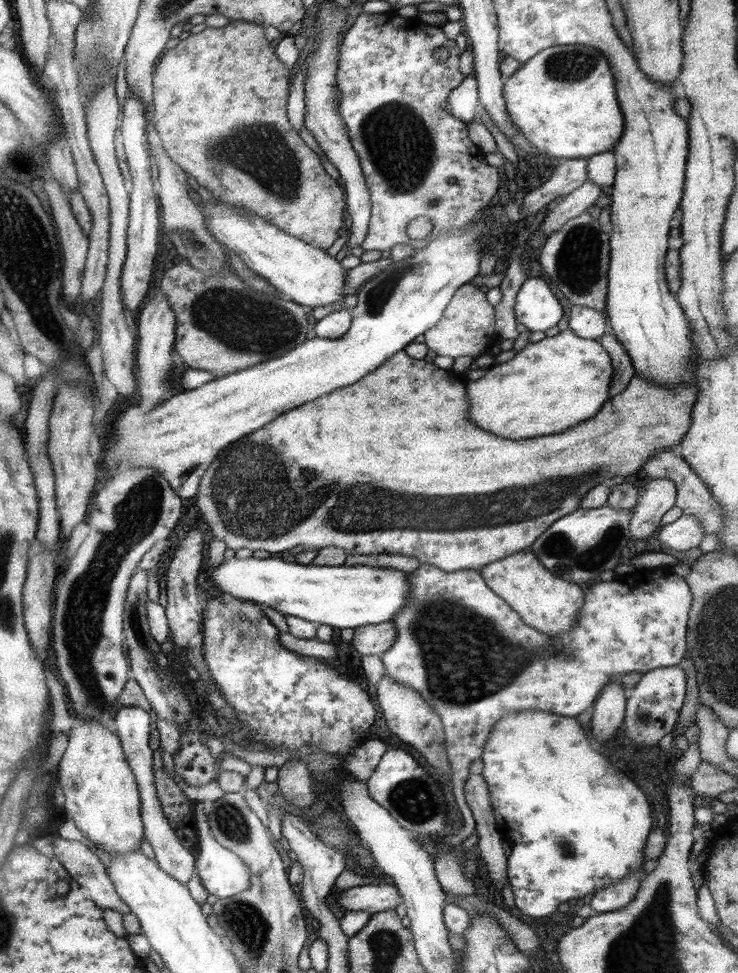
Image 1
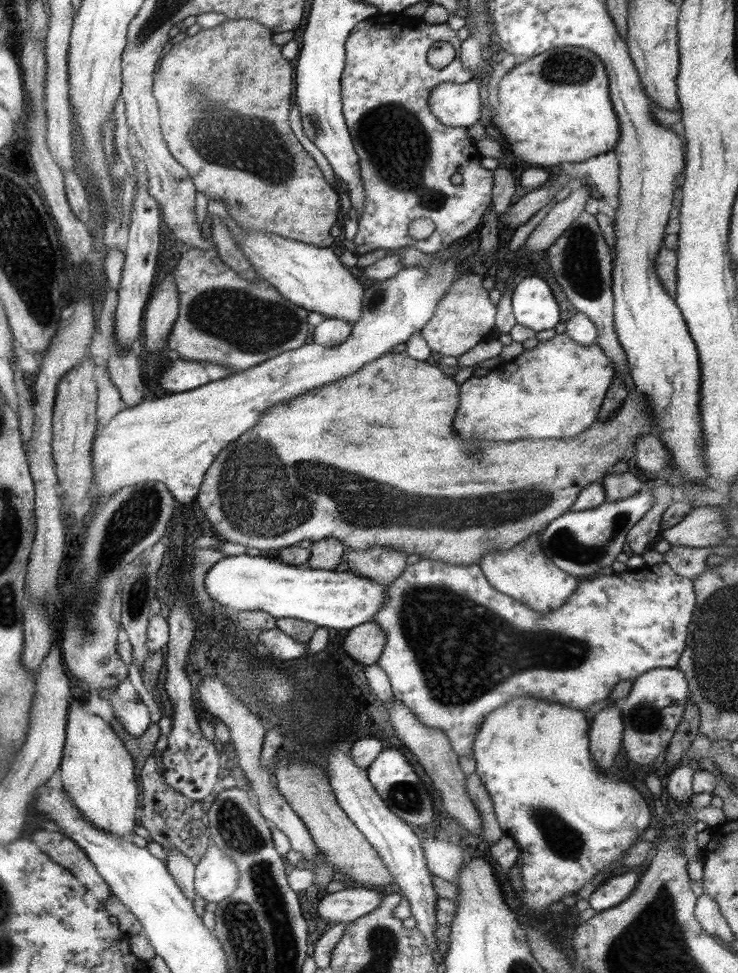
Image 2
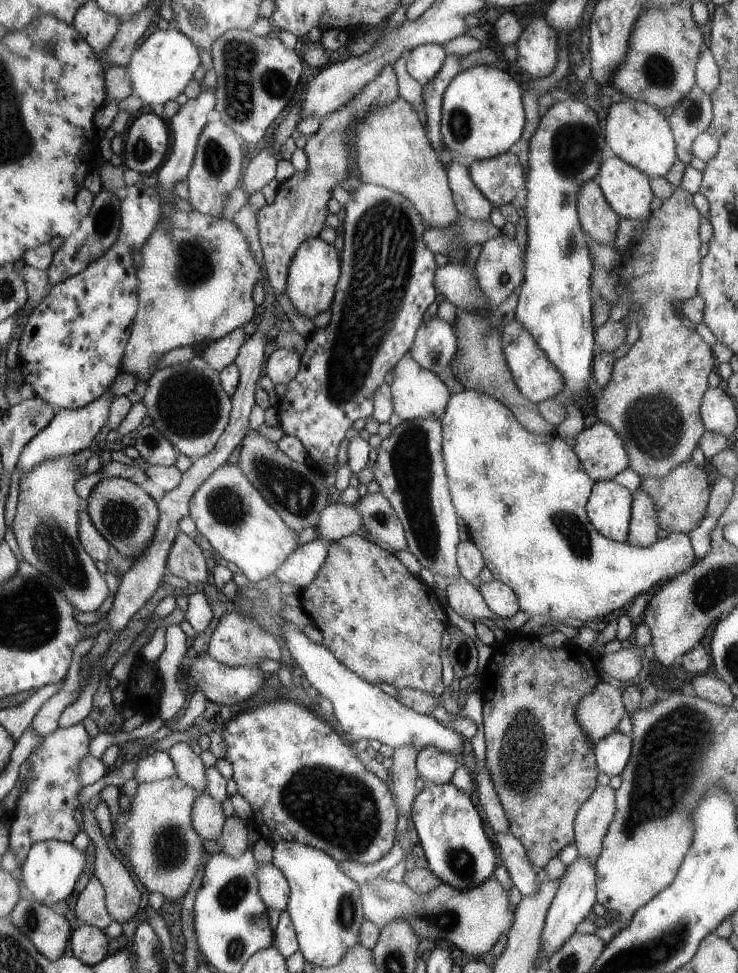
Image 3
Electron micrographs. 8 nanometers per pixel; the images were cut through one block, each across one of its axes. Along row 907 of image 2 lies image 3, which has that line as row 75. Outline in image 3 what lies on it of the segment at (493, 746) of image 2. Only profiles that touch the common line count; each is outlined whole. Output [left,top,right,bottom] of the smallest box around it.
[515,15,557,79]

